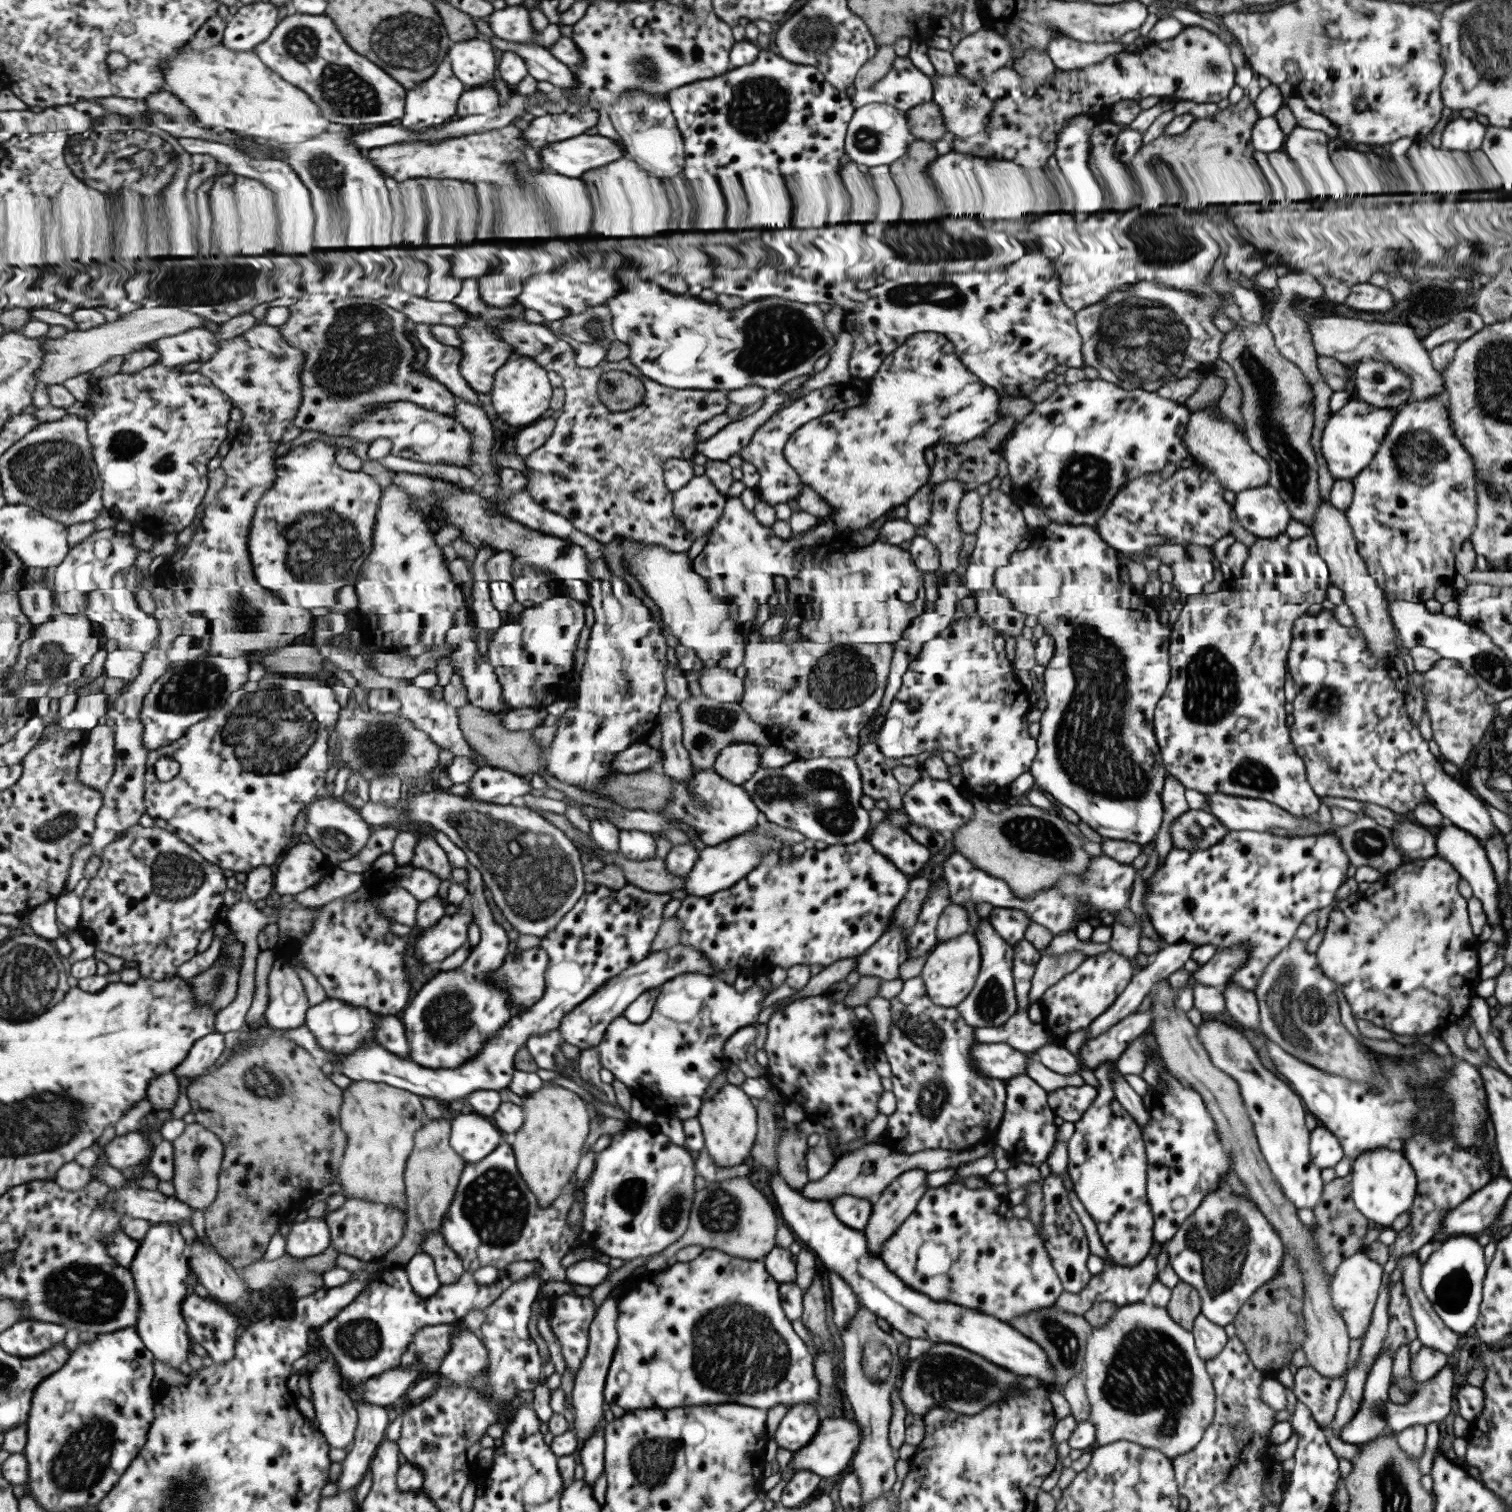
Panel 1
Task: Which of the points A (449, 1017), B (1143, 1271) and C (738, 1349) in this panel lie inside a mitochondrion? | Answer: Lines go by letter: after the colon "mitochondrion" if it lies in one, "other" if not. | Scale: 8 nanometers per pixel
A: mitochondrion
B: other
C: mitochondrion

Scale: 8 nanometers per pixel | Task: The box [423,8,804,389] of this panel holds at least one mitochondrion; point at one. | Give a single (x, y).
(648, 67)

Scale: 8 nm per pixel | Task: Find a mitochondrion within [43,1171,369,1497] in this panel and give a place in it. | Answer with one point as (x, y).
(82, 1460)

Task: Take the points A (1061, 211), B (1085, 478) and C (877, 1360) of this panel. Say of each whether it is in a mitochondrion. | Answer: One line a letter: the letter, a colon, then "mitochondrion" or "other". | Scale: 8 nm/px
A: other
B: mitochondrion
C: mitochondrion

